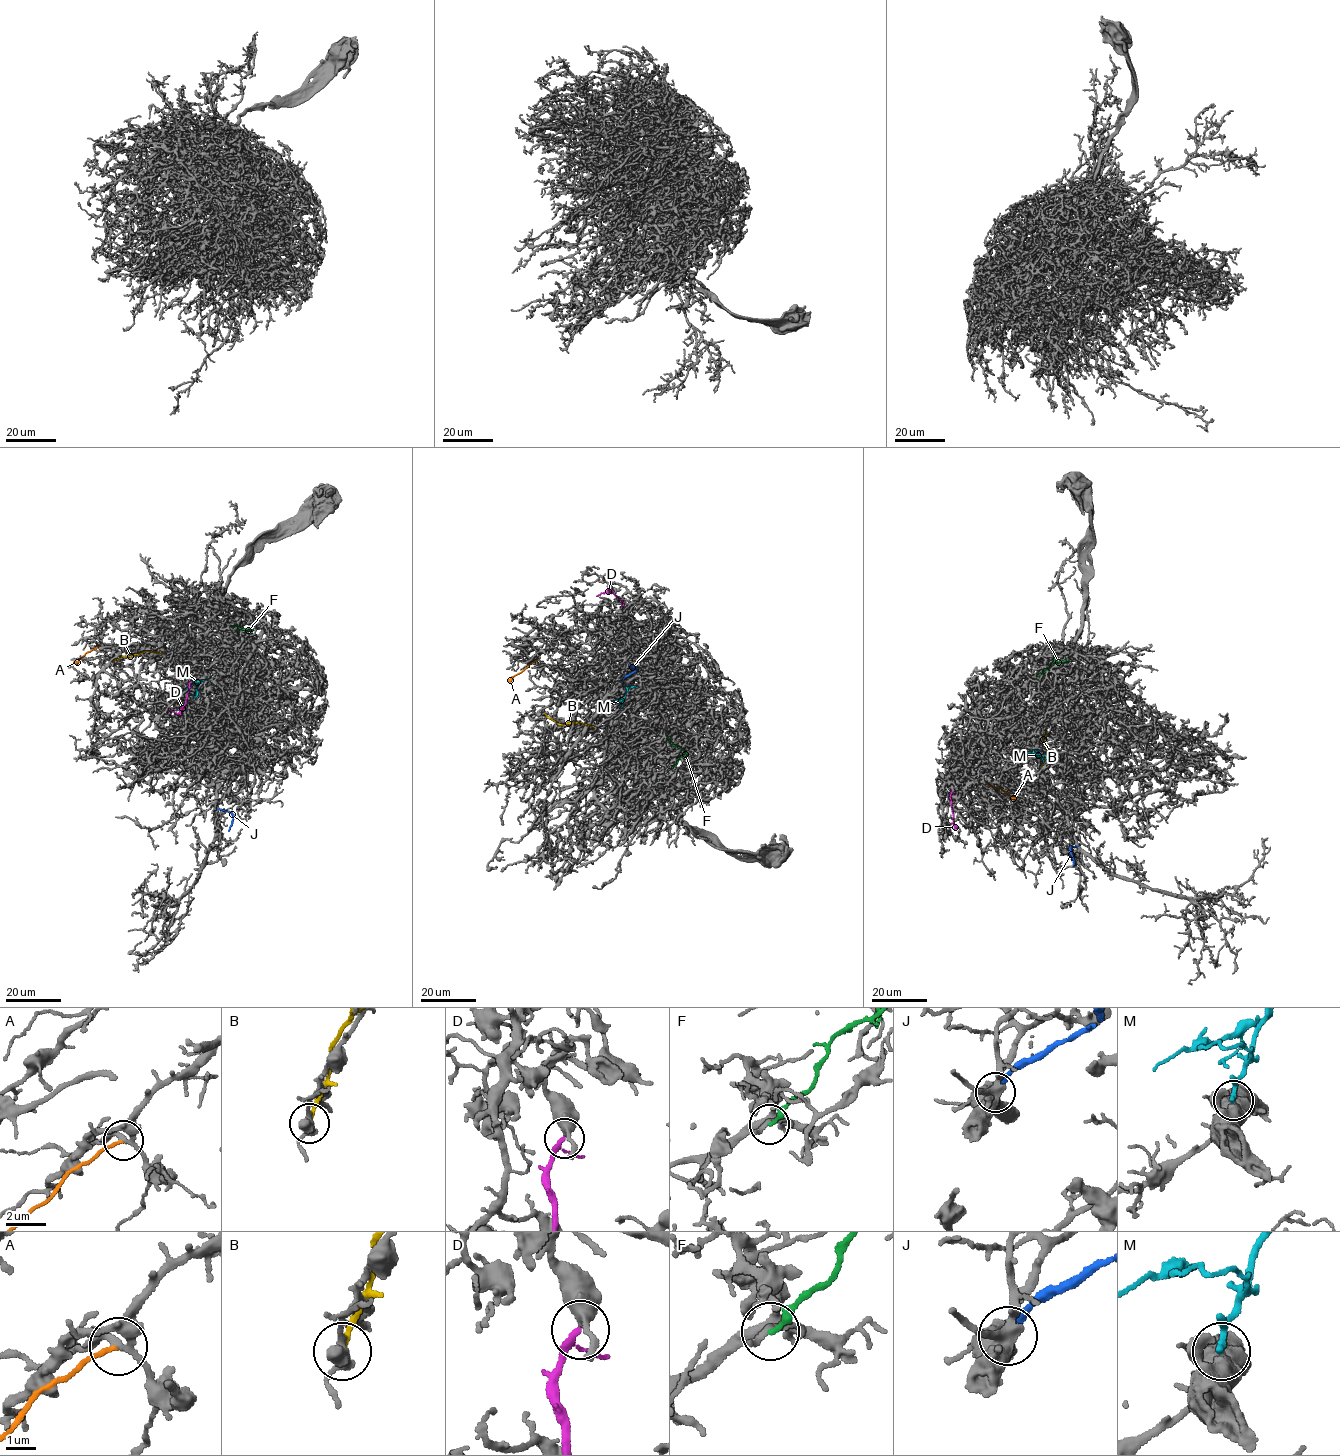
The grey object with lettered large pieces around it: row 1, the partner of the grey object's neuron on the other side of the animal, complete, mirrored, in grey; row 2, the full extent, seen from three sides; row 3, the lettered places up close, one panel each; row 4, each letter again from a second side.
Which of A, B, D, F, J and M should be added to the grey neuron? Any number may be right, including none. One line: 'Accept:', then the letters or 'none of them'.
Accept: M

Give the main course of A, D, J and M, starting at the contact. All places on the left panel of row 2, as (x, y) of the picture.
A: (99, 646), (74, 663)
D: (192, 682), (185, 705), (178, 713), (168, 708)
J: (218, 809), (233, 814), (229, 831)
M: (195, 694), (197, 683), (193, 681), (184, 689)

